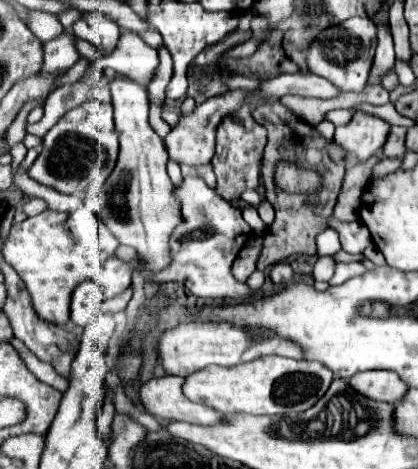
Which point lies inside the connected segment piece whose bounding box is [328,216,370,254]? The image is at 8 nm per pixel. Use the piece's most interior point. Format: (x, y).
(354, 238)

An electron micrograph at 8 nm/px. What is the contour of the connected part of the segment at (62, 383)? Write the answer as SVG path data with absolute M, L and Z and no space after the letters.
M12 338L12 346L22 354L22 360L26 360L28 370L34 372L34 376L36 376L38 380L46 382L48 386L52 386L52 388L56 388L56 390L60 390L60 392L66 392L68 380L66 380L64 376L60 376L60 374L52 368L52 364L42 362L40 358L32 356L32 352L28 348L24 348L24 344L22 344L20 340L14 340L14 338Z

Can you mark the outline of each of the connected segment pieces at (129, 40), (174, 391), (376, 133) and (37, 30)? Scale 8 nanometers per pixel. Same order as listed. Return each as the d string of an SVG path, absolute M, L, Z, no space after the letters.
M124 32L116 50L102 60L102 68L112 68L124 76L136 76L136 82L148 86L156 76L158 52L142 42L134 32Z
M162 376L140 386L140 398L146 410L158 420L182 420L190 424L220 424L222 414L214 408L192 402L182 392L184 378L180 376Z
M356 112L348 124L336 128L334 142L344 148L348 156L354 156L356 162L366 162L368 158L382 152L388 130L390 124L384 120Z
M30 10L28 12L28 28L42 40L48 42L52 38L56 38L64 28L58 22L58 18L50 12L42 12L42 10Z

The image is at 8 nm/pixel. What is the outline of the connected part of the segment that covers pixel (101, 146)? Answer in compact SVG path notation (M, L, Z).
M86 100L78 108L68 110L48 130L48 134L44 136L42 152L34 160L28 174L44 186L50 186L64 194L72 194L86 184L92 166L96 166L96 170L108 176L108 172L112 172L116 164L116 152L118 152L118 140L114 132L112 104L100 100Z

